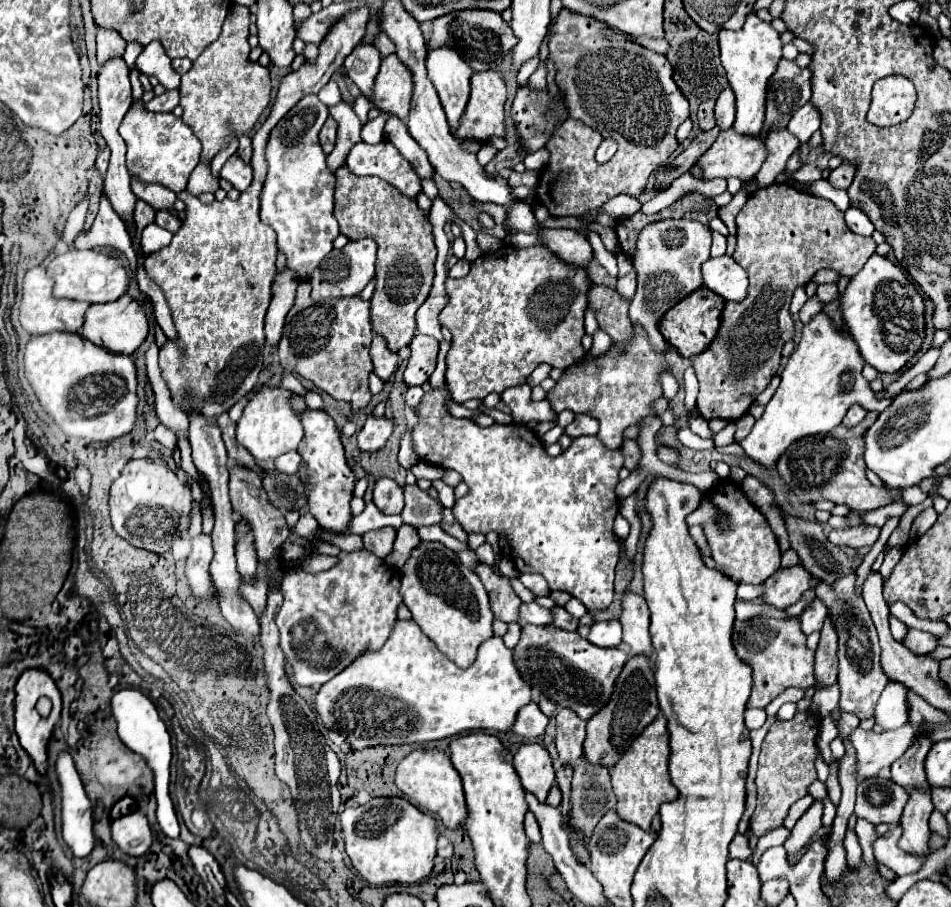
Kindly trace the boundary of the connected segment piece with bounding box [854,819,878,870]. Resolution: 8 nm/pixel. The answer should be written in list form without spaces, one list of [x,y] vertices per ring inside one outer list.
[[[857,819],[854,831],[856,835],[858,835],[858,843],[860,843],[860,847],[862,847],[863,859],[870,867],[874,867],[874,869],[877,870],[876,860],[872,849],[872,841],[878,837],[874,825],[868,823],[866,819]]]

